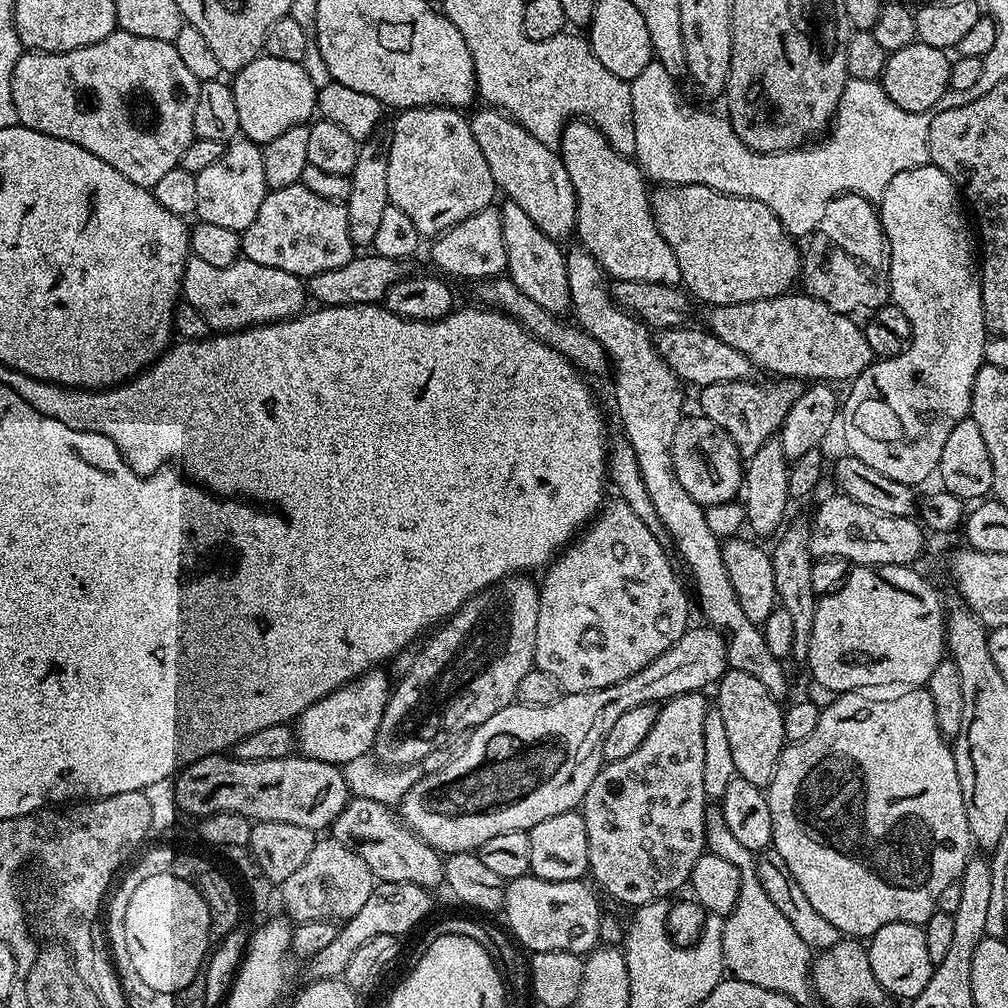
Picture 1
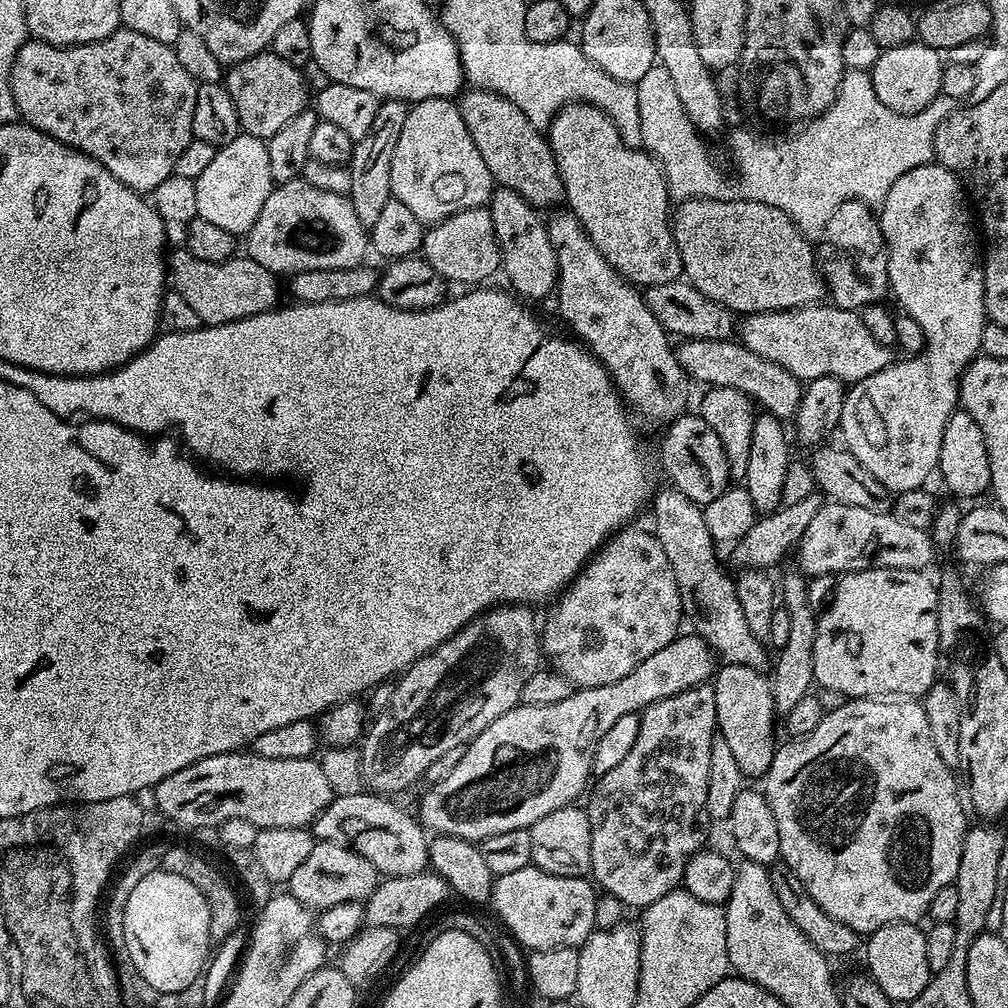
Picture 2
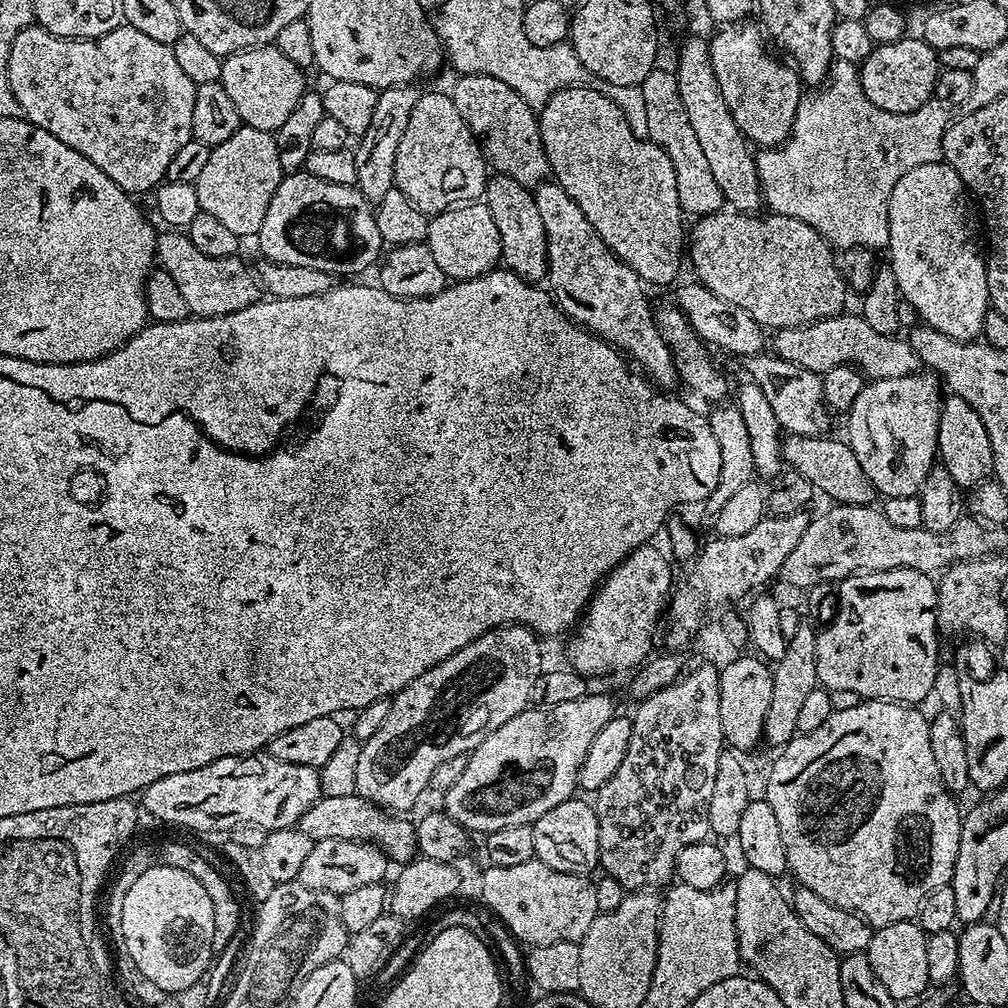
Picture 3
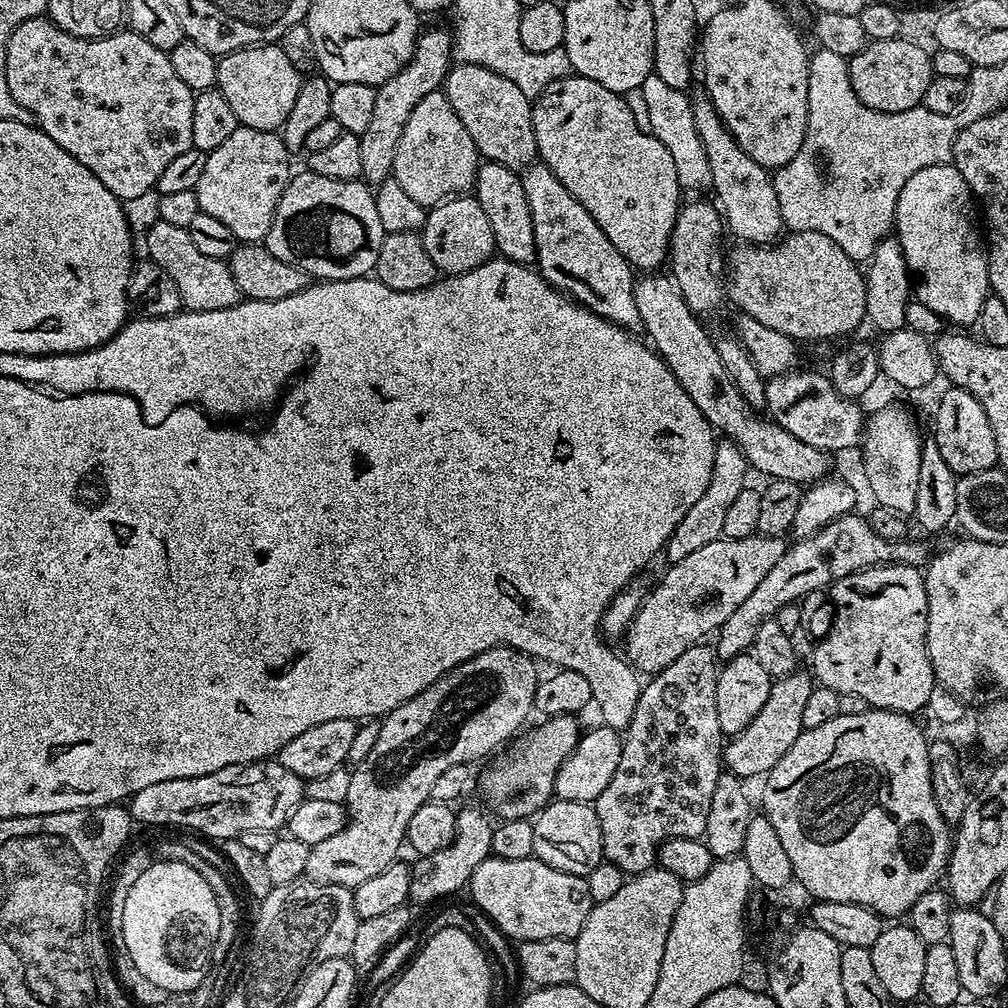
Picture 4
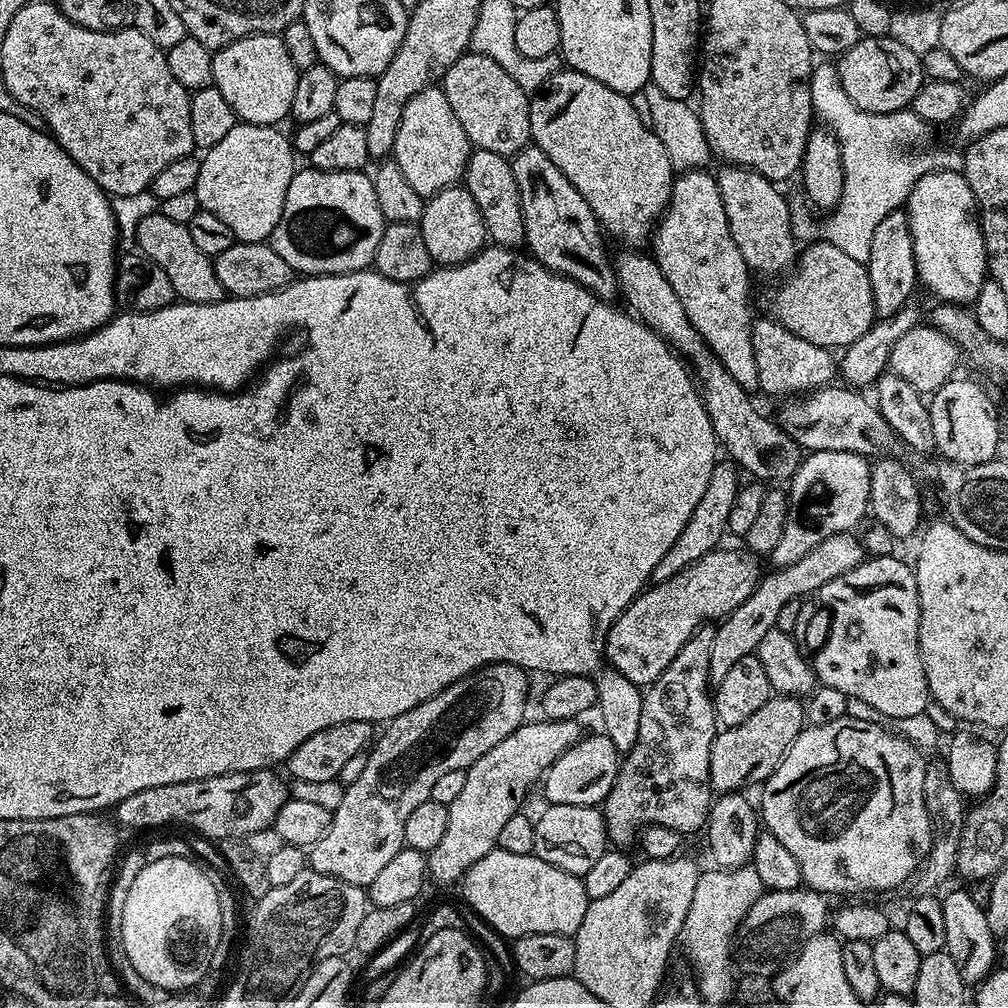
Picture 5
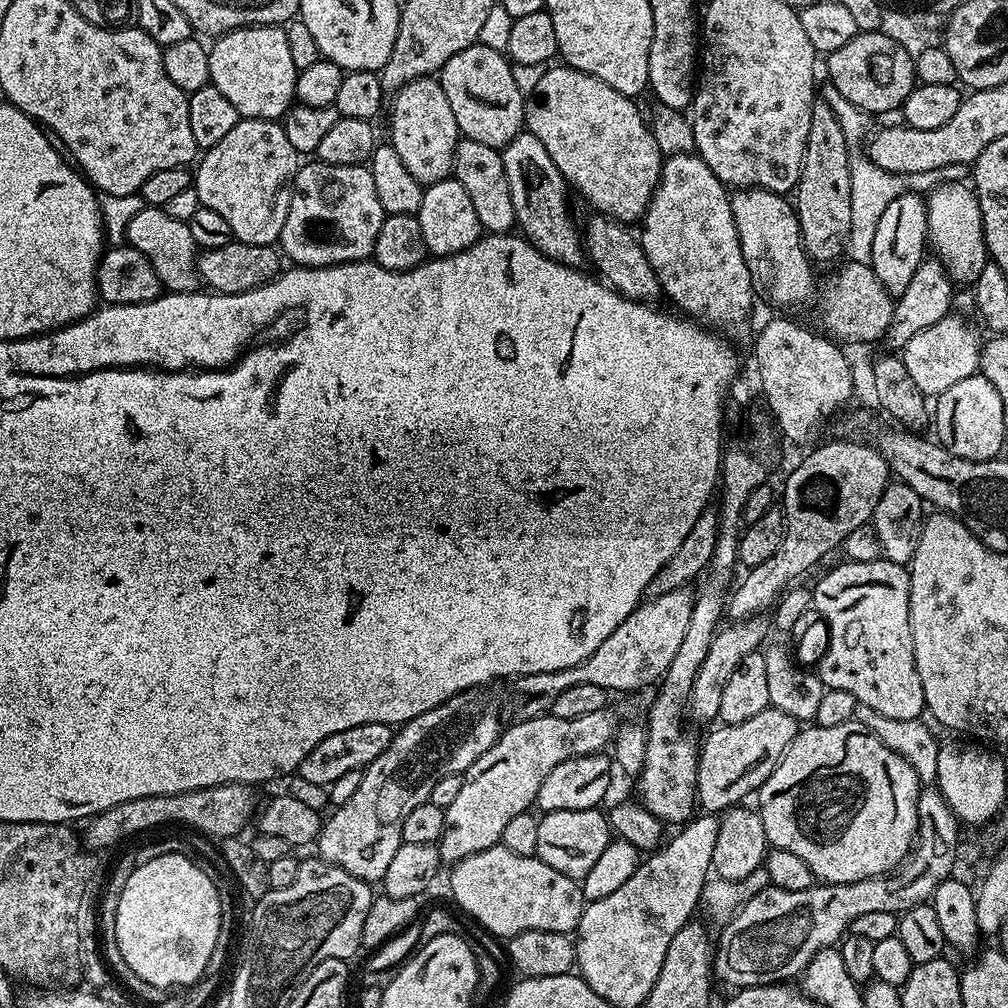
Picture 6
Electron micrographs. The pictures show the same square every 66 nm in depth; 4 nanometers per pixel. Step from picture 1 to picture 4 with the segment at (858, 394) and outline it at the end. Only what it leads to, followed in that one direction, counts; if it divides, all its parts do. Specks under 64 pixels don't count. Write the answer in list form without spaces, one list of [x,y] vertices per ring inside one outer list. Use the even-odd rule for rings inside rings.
[[[953,163],[926,166],[926,170],[918,170],[918,174],[912,175],[906,186],[902,186],[902,194],[898,194],[894,236],[900,241],[906,266],[914,281],[915,299],[924,303],[934,314],[938,314],[944,322],[952,326],[975,325],[982,310],[982,302],[986,302],[990,295],[988,254],[981,229],[980,232],[976,229],[976,220],[978,224],[978,212],[974,207],[972,191],[966,186],[966,178],[958,174]],[[880,408],[867,417],[862,437],[864,448],[864,476],[868,479],[868,488],[872,491],[875,503],[881,508],[889,508],[901,514],[913,511],[918,489],[918,472],[922,463],[922,432],[916,429],[912,416],[904,408]]]

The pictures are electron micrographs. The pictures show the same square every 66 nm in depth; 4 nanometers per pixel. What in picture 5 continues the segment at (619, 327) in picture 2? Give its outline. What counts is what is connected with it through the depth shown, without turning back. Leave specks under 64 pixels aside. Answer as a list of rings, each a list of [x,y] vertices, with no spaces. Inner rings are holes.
[[[535,146],[523,148],[511,157],[514,182],[518,182],[518,194],[522,194],[522,218],[524,219],[524,244],[530,255],[551,272],[578,282],[601,300],[611,301],[618,285],[613,261],[604,245],[605,233],[596,215],[586,206],[586,198],[570,186],[570,178],[542,154]]]

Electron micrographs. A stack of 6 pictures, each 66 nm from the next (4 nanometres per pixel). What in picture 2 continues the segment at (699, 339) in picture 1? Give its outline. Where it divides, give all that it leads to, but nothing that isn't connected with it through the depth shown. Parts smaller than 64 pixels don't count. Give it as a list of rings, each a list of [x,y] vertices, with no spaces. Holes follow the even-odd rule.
[[[684,340],[675,349],[678,362],[682,370],[696,383],[713,388],[733,388],[742,390],[763,411],[777,416],[782,421],[795,417],[800,396],[802,393],[802,382],[790,370],[782,370],[778,362],[770,362],[770,358],[762,358],[754,354],[746,345],[730,340]]]

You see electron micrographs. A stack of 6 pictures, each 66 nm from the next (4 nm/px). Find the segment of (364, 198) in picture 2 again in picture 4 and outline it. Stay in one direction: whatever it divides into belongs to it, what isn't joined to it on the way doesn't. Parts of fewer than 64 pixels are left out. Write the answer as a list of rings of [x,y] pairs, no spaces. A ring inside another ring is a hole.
[[[432,28],[428,32],[427,29],[416,37],[416,49],[410,62],[406,62],[406,66],[402,66],[394,78],[376,88],[372,117],[364,133],[359,136],[362,146],[362,177],[369,185],[378,185],[391,177],[394,153],[398,151],[398,138],[402,138],[410,110],[414,110],[414,106],[418,106],[426,94],[437,91],[443,85],[453,64],[451,31],[443,32],[440,28]]]

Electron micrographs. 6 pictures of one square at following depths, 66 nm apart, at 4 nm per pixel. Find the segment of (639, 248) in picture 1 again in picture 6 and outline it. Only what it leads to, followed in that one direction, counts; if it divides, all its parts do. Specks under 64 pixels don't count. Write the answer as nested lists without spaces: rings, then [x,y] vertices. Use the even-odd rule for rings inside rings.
[[[556,66],[545,67],[542,78],[538,78],[538,86],[527,93],[524,101],[525,129],[534,134],[542,146],[546,146],[546,154],[554,158],[554,166],[558,166],[560,173],[575,191],[576,188],[580,191],[582,199],[589,200],[596,207],[593,209],[597,213],[626,225],[639,221],[650,206],[654,190],[660,184],[660,171],[665,161],[645,113],[644,116],[640,113],[633,97],[618,94],[614,86],[606,86],[606,82],[582,70],[567,66],[552,67]]]

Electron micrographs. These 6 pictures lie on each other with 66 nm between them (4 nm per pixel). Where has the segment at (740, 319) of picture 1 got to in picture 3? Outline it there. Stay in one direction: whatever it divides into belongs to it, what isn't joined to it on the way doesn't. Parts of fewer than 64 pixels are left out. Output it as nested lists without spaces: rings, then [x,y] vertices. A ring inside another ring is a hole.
[[[848,315],[831,316],[797,328],[781,328],[773,335],[776,336],[773,340],[771,337],[771,351],[783,360],[821,374],[834,370],[834,366],[850,364],[860,369],[869,381],[906,378],[921,371],[918,354],[908,344],[907,339],[899,335],[878,334],[878,330],[873,330],[863,315]]]

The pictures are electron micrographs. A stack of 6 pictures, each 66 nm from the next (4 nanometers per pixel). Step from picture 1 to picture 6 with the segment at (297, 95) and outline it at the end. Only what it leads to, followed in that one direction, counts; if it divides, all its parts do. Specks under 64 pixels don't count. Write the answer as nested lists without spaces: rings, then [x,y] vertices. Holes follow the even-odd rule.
[[[255,24],[249,28],[236,28],[233,32],[227,32],[224,36],[215,37],[214,43],[208,48],[210,58],[210,83],[218,90],[222,90],[222,95],[234,105],[234,110],[238,110],[241,118],[246,120],[275,120],[279,121],[284,113],[292,107],[296,100],[296,67],[294,61],[290,59],[290,45],[286,43],[284,28],[275,24]]]

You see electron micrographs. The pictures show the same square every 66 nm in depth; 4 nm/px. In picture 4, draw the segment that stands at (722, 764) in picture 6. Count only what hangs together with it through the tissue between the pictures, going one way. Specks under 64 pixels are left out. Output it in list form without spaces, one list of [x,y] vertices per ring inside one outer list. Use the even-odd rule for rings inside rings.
[[[797,670],[788,676],[773,679],[770,698],[766,698],[766,706],[758,710],[758,718],[754,718],[754,722],[750,722],[746,730],[742,730],[725,743],[723,767],[741,778],[763,777],[768,773],[782,758],[782,754],[786,754],[786,750],[794,746],[794,742],[804,731],[802,713],[813,687],[814,677],[808,670]]]

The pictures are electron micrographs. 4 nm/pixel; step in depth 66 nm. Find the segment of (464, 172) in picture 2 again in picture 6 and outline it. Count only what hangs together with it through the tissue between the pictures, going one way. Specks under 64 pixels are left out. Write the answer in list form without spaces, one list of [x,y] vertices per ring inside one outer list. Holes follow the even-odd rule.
[[[421,76],[419,80],[411,80],[406,86],[402,86],[394,93],[390,100],[390,108],[392,104],[392,136],[390,142],[394,146],[394,150],[398,150],[399,156],[402,158],[403,164],[406,165],[406,170],[410,170],[410,174],[414,174],[414,178],[420,184],[425,186],[438,182],[439,180],[447,180],[453,175],[452,163],[456,157],[456,147],[460,145],[461,135],[458,122],[454,122],[454,110],[450,110],[450,101],[446,98],[446,90],[442,90],[439,79],[430,76]]]

